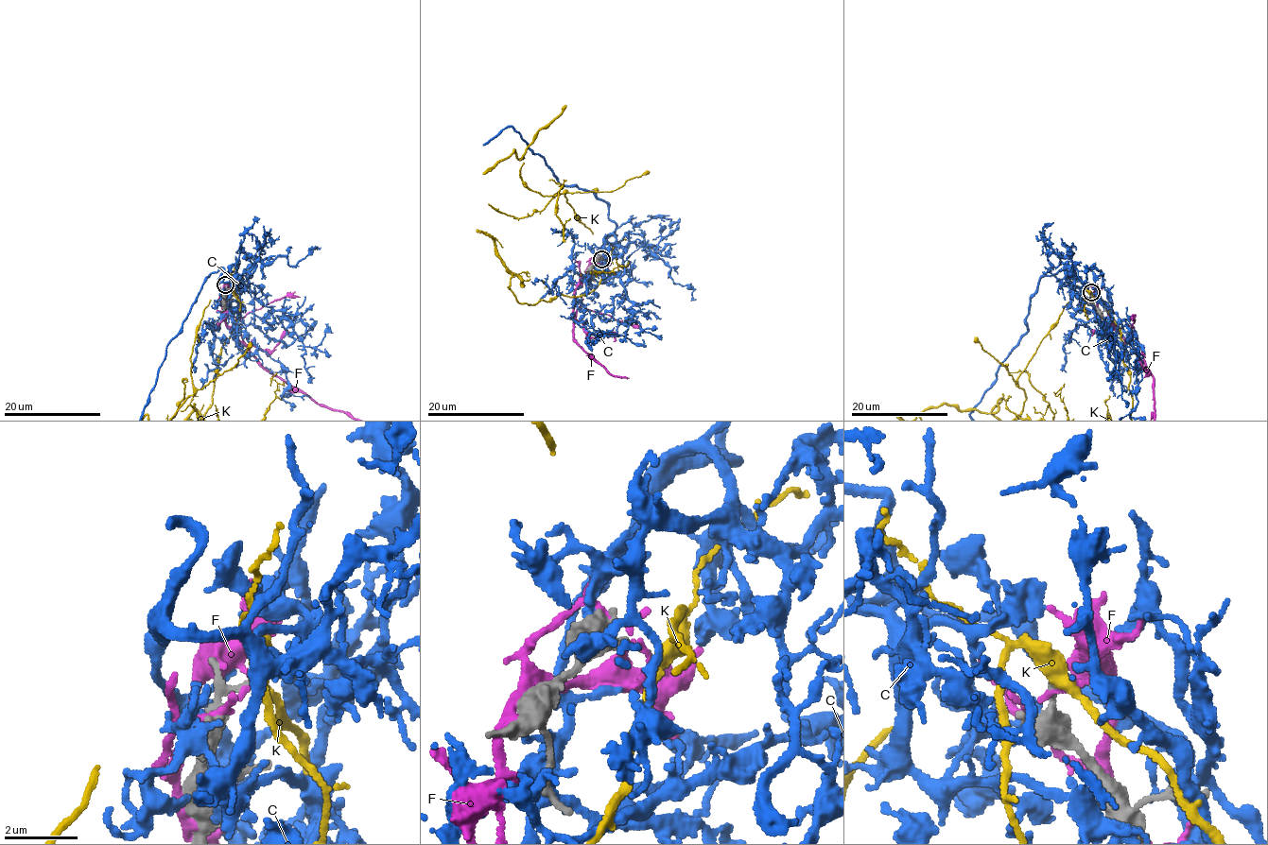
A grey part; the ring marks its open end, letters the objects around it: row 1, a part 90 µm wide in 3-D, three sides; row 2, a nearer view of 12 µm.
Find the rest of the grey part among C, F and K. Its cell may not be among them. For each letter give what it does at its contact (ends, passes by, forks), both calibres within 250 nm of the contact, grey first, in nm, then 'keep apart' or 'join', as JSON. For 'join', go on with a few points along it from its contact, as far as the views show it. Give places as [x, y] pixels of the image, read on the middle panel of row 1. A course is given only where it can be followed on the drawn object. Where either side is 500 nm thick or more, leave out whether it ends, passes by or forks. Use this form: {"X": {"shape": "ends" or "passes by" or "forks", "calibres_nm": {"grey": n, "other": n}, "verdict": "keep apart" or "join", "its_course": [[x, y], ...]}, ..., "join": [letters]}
{"C": {"calibres_nm": {"grey": 600, "other": 280}, "verdict": "keep apart"}, "F": {"shape": "ends", "calibres_nm": {"grey": 140, "other": 400}, "verdict": "keep apart"}, "K": {"shape": "passes by", "calibres_nm": {"grey": 100, "other": 380}, "verdict": "keep apart"}, "join": []}

